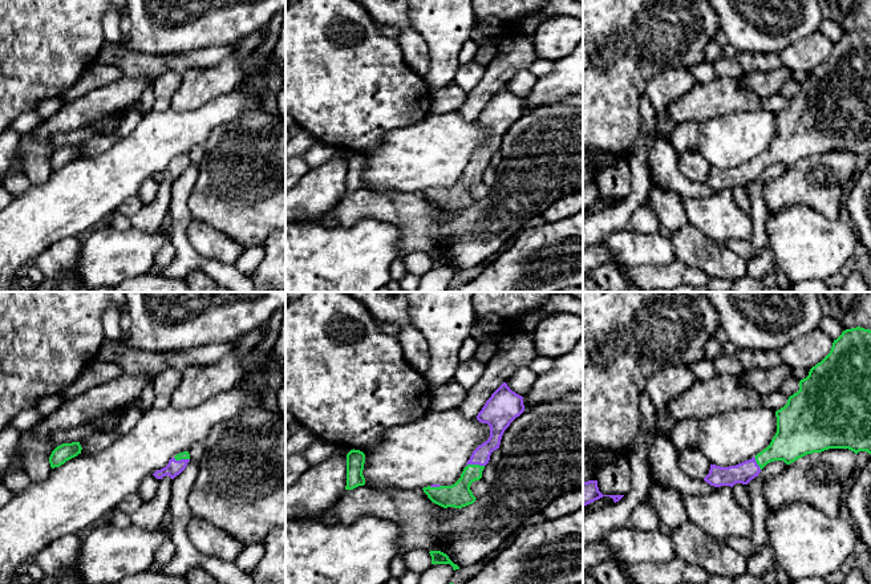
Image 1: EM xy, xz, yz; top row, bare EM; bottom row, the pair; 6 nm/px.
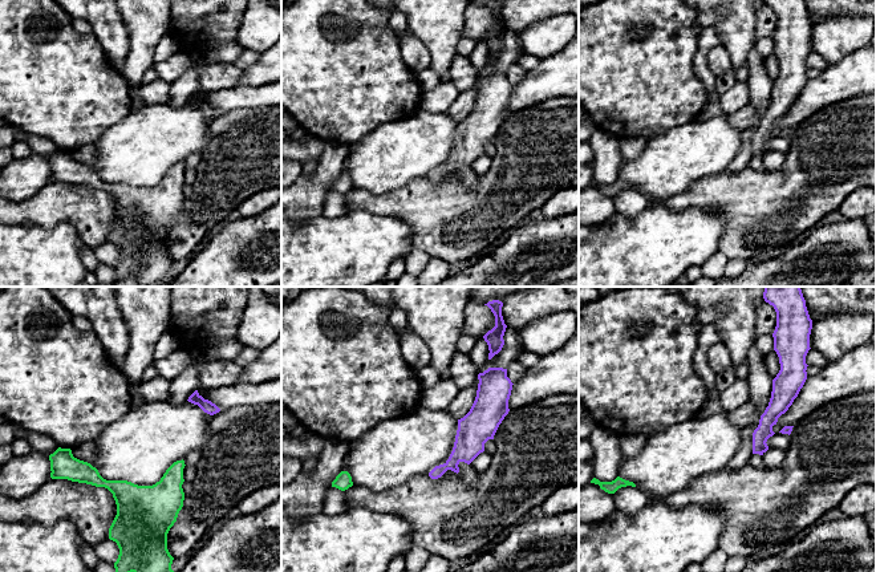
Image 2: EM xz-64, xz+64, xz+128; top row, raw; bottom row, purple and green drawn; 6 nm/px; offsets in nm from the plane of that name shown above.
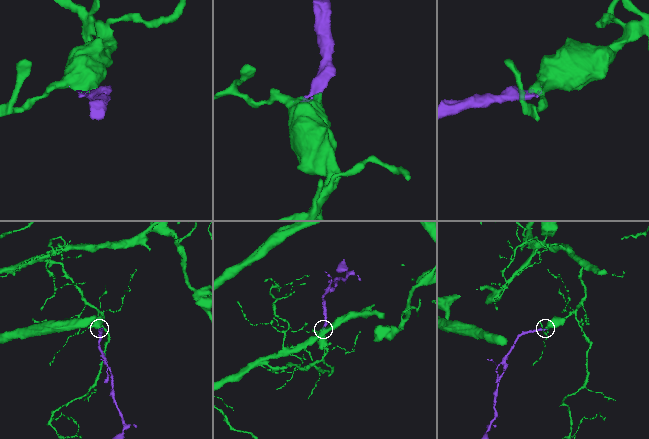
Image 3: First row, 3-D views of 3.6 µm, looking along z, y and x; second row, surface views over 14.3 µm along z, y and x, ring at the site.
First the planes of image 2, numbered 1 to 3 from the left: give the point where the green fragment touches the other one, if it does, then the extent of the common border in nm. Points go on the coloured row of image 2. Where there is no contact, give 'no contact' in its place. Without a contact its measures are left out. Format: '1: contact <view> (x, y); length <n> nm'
1: no contact
2: no contact
3: no contact

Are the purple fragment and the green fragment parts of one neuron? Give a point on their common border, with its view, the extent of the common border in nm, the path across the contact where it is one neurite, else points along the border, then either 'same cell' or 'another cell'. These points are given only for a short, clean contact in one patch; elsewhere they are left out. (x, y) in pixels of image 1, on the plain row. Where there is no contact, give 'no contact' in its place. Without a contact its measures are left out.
xz (474, 166) | 110 nm | same cell

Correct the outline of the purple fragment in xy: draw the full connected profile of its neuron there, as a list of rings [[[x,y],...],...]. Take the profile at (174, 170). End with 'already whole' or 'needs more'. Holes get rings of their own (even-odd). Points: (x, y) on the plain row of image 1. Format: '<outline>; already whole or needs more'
[[[189,154],[179,155],[169,163],[166,170],[157,173],[153,178],[157,182],[162,182],[166,178],[174,182],[177,178],[179,178],[186,171],[189,165],[190,165]]]; needs more

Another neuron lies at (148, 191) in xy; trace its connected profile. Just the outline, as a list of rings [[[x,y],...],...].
[[[154,178],[147,179],[138,190],[137,195],[141,199],[142,204],[151,203],[158,194],[159,182]]]

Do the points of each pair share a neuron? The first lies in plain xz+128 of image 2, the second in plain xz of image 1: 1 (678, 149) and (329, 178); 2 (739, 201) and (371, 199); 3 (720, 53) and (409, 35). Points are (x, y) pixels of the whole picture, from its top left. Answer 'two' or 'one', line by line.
1: two
2: one
3: one

